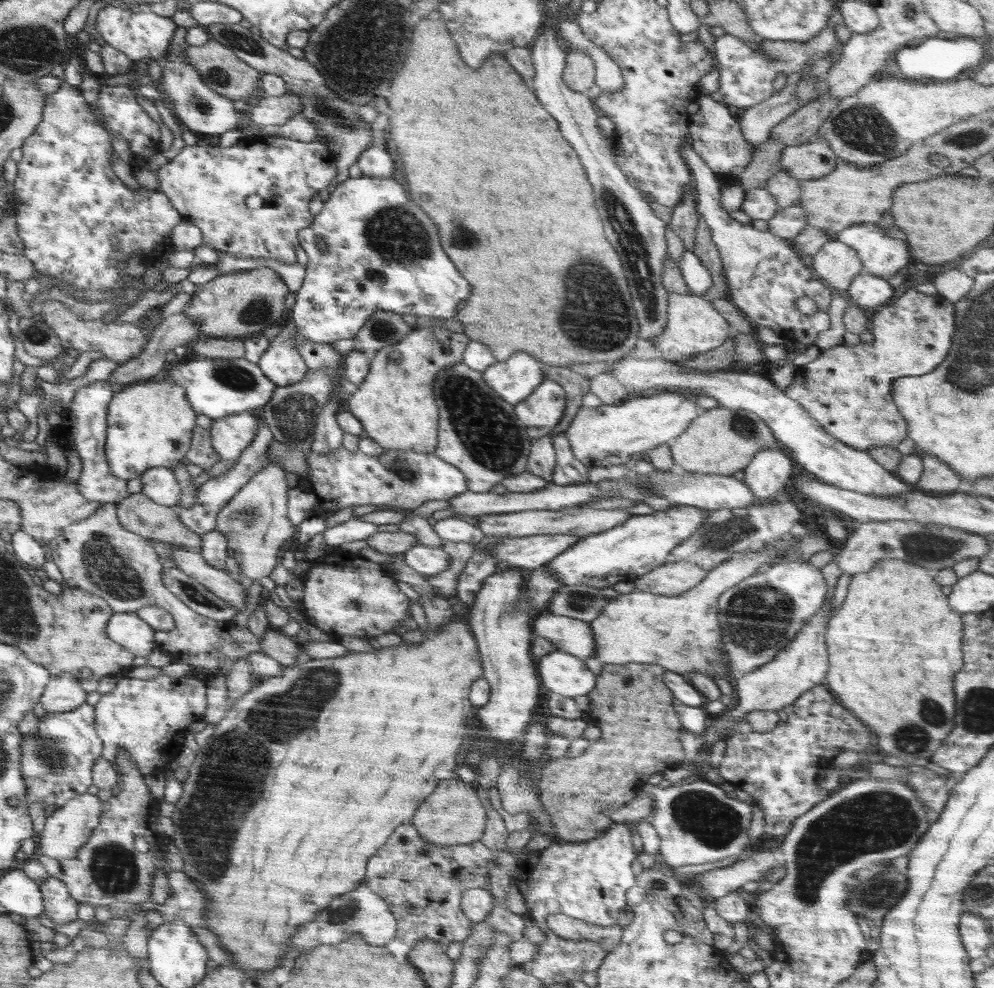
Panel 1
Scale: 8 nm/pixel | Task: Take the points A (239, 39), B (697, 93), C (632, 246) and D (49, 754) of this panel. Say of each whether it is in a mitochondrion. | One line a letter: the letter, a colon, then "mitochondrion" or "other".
A: mitochondrion
B: other
C: mitochondrion
D: mitochondrion

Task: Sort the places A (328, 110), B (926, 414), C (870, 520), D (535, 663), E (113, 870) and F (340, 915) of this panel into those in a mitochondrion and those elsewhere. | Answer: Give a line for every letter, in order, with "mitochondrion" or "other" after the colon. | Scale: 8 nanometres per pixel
A: mitochondrion
B: other
C: other
D: other
E: mitochondrion
F: mitochondrion

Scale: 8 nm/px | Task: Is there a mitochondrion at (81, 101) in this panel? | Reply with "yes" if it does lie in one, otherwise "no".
no

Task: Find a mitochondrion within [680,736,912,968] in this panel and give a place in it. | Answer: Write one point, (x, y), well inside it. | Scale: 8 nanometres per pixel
(877, 894)

